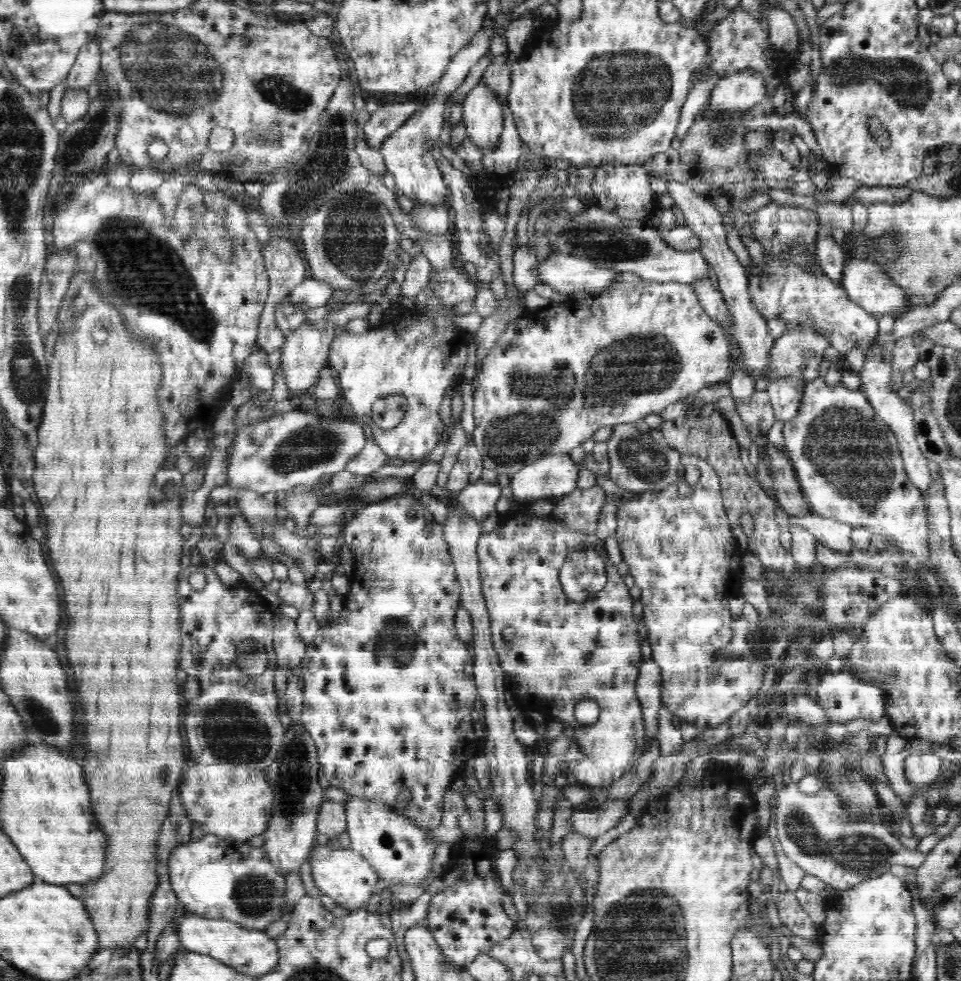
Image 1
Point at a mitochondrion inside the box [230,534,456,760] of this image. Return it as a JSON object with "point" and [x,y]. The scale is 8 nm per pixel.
{"point":[395,642]}

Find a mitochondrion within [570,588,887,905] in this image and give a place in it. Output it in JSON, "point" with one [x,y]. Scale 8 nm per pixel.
{"point":[847,776]}

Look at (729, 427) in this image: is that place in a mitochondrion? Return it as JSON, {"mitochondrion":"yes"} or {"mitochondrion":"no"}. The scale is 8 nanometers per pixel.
{"mitochondrion":"no"}

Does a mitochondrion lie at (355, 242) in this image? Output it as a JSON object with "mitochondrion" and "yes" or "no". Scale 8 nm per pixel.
{"mitochondrion":"yes"}

